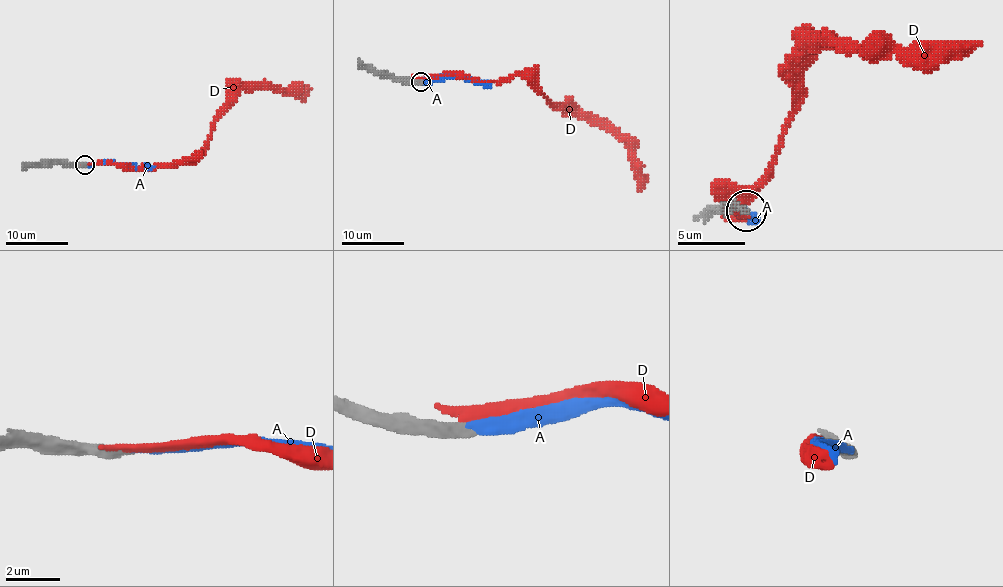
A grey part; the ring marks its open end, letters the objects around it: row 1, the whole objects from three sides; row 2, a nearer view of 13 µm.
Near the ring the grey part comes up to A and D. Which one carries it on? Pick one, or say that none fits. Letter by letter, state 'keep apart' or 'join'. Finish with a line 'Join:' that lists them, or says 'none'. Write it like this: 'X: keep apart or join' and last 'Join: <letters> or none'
A: join
D: keep apart
Join: A

